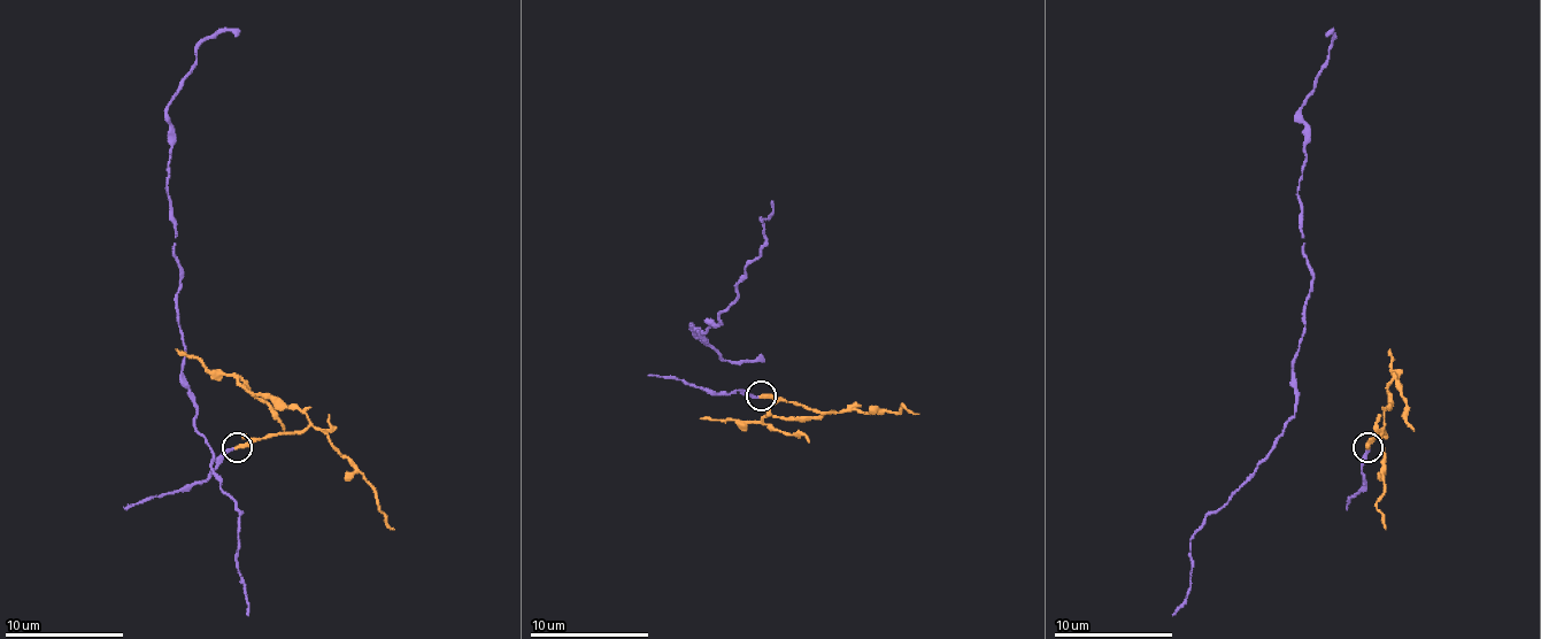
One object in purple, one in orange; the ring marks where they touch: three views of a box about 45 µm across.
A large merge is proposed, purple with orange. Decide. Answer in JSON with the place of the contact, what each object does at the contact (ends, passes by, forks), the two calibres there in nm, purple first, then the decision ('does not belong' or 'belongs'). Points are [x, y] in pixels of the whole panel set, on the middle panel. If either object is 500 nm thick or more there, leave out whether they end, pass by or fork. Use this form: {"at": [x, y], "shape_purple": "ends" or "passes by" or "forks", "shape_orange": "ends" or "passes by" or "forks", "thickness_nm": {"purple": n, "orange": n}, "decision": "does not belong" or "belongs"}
{"at": [761, 395], "shape_purple": "ends", "shape_orange": "ends", "thickness_nm": {"purple": 170, "orange": 320}, "decision": "does not belong"}

